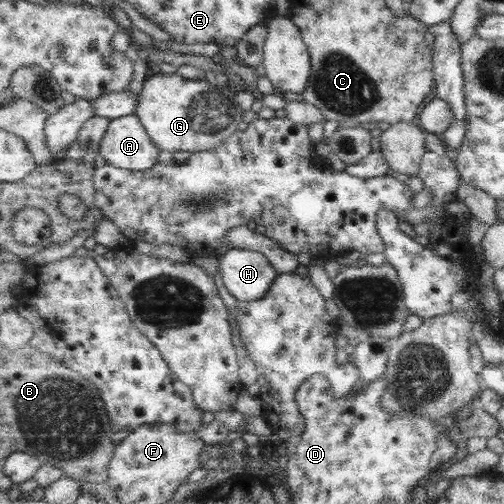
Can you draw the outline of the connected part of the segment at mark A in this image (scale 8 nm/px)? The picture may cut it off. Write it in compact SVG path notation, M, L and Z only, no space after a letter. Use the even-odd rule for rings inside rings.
M136 114L112 119L101 151L107 165L147 171L159 164L159 149Z

